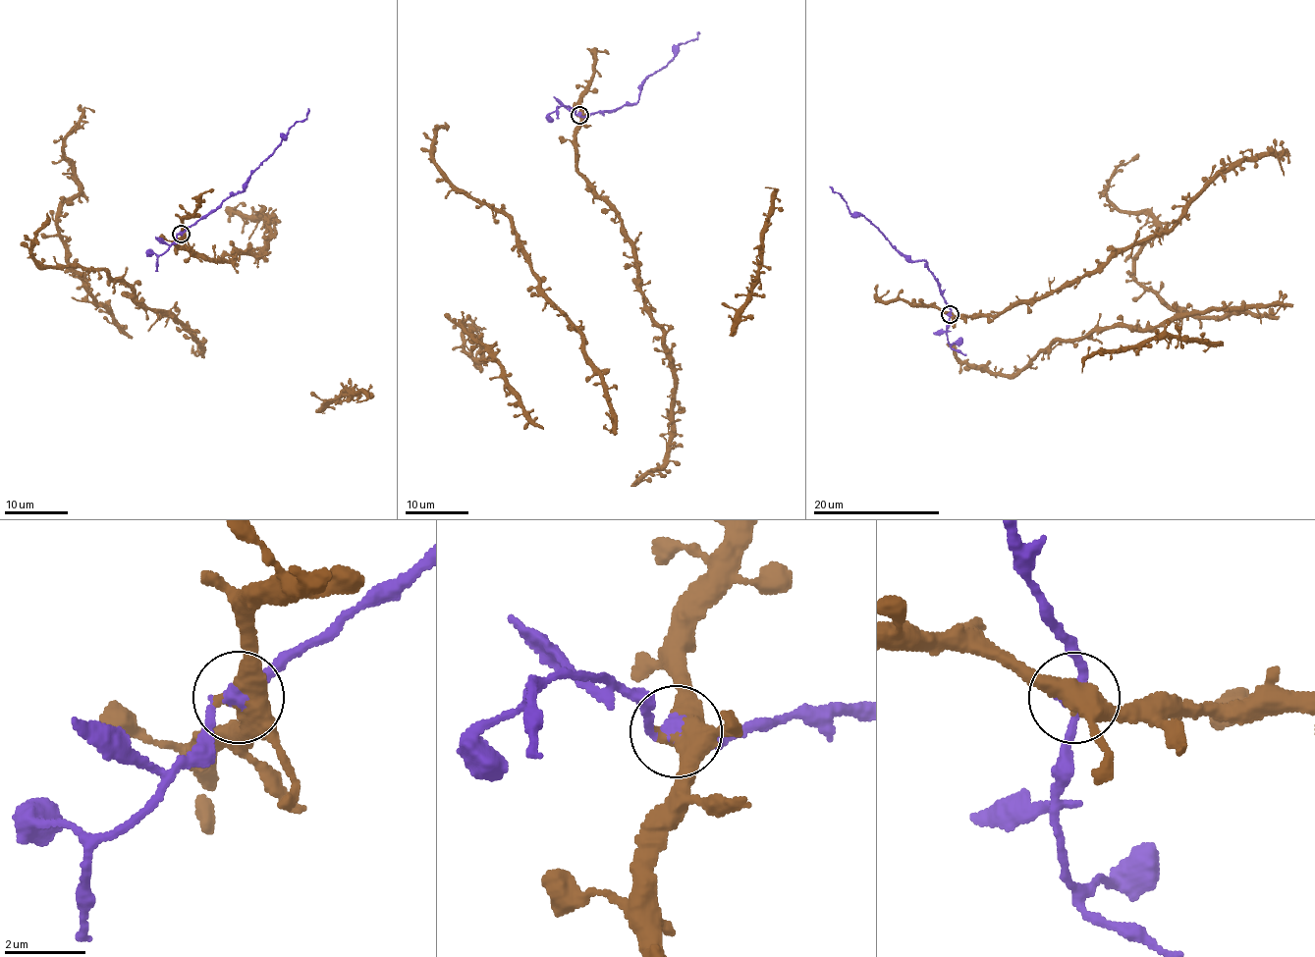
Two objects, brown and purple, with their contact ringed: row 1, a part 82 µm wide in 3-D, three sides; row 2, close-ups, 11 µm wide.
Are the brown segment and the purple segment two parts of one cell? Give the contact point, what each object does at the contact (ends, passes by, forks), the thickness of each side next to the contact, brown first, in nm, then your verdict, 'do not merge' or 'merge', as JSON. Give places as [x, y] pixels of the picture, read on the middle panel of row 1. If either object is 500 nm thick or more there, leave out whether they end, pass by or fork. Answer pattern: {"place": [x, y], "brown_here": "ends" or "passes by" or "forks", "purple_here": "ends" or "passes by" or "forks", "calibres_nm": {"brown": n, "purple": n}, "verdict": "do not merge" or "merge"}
{"place": [579, 115], "brown_here": "forks", "purple_here": "passes by", "calibres_nm": {"brown": 440, "purple": 300}, "verdict": "do not merge"}

